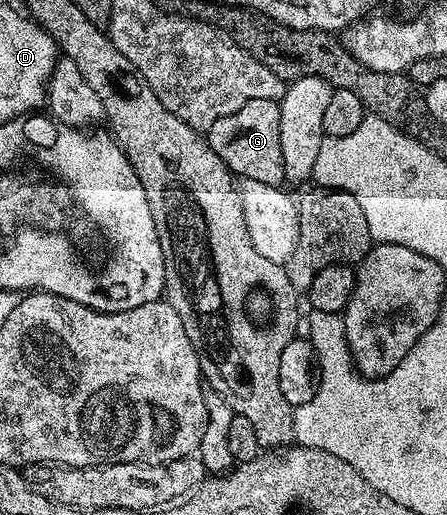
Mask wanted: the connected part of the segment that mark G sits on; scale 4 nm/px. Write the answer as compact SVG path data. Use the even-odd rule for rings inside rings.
M249 101L237 113L213 121L205 133L207 144L225 161L239 179L261 181L261 185L280 186L284 182L281 151L281 109L276 101Z

